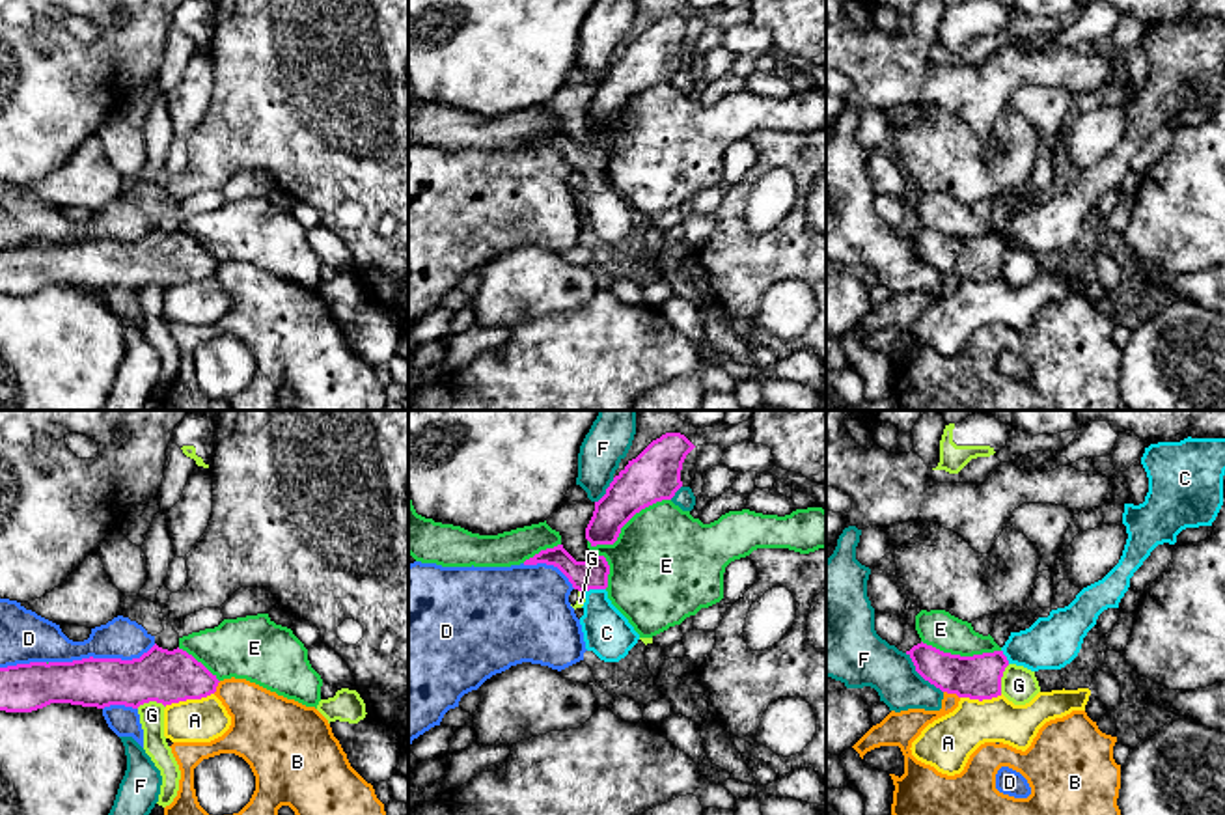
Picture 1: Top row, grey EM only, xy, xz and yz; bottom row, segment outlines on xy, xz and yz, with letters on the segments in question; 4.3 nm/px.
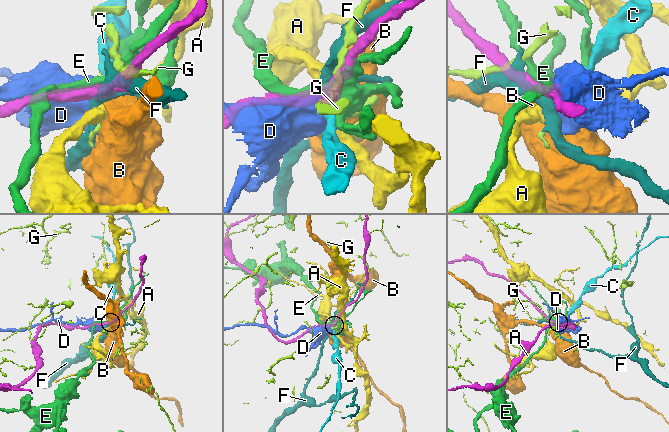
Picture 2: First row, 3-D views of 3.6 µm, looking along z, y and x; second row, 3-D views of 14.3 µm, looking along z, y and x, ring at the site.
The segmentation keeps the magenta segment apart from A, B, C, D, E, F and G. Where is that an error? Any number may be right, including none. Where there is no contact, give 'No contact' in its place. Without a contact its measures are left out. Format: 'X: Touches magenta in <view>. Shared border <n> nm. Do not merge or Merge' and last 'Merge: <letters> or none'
A: Touches magenta in xy. Shared border 220 nm. Do not merge
B: Touches magenta in yz. Shared border 80 nm. Do not merge
C: Touches magenta in xz. Shared border 90 nm. Merge
D: Touches magenta in xy. Shared border 480 nm. Do not merge
E: Touches magenta in xz. Shared border 400 nm. Do not merge
F: Touches magenta in yz. Shared border 240 nm. Do not merge
G: Touches magenta in yz. Shared border 130 nm. Do not merge
Merge: C

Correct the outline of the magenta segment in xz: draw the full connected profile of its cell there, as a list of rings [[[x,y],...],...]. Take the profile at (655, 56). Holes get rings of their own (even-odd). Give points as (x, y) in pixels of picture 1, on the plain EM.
[[[666,15],[653,22],[613,60],[606,76],[595,84],[585,110],[591,129],[613,127],[621,110],[641,91],[671,82],[682,69],[681,52],[695,28],[681,15]]]

